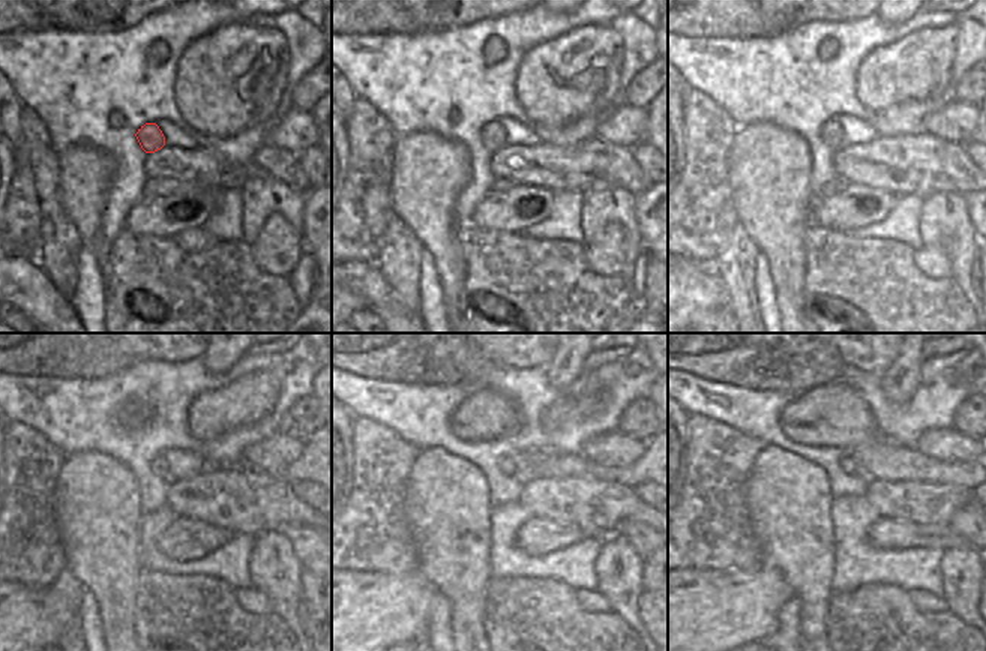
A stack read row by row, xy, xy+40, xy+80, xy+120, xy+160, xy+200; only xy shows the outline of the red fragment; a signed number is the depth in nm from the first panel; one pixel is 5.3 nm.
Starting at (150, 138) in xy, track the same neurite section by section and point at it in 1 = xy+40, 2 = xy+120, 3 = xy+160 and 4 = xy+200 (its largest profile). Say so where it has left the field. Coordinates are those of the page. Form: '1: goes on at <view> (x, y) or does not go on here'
1: goes on at xy+40 (494, 137)
2: goes on at xy+120 (161, 467)
3: goes on at xy+160 (508, 467)
4: goes on at xy+200 (847, 465)

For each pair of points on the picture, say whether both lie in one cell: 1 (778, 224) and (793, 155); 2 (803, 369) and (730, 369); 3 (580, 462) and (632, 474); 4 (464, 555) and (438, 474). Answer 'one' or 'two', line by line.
1: one
2: one
3: one
4: one

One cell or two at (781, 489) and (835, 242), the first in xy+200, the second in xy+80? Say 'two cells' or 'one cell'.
two cells

